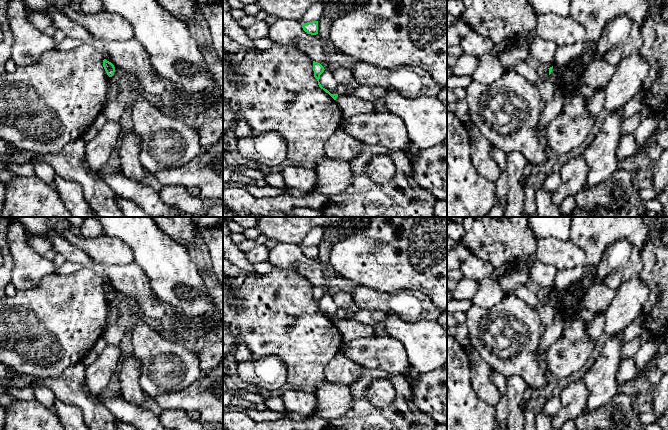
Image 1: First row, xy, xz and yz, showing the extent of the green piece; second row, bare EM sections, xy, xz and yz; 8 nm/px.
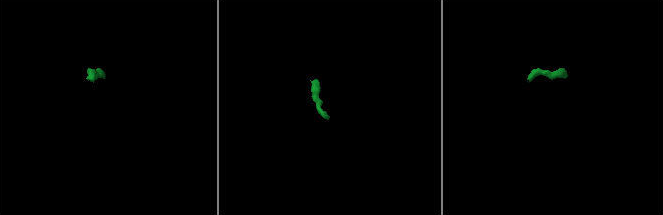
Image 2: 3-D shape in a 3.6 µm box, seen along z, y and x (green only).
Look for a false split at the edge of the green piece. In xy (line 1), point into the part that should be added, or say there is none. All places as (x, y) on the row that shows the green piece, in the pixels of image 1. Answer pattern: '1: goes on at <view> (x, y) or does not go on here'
1: does not go on here

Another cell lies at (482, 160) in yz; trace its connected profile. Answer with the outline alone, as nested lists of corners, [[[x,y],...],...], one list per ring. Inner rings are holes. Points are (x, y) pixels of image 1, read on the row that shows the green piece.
[[[473,123],[466,125],[471,141],[471,159],[476,172],[483,178],[496,182],[501,170],[491,154],[491,144]]]

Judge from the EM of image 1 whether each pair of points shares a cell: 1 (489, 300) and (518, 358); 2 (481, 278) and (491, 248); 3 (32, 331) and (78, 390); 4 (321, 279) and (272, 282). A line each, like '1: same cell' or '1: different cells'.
1: different cells
2: different cells
3: different cells
4: different cells

